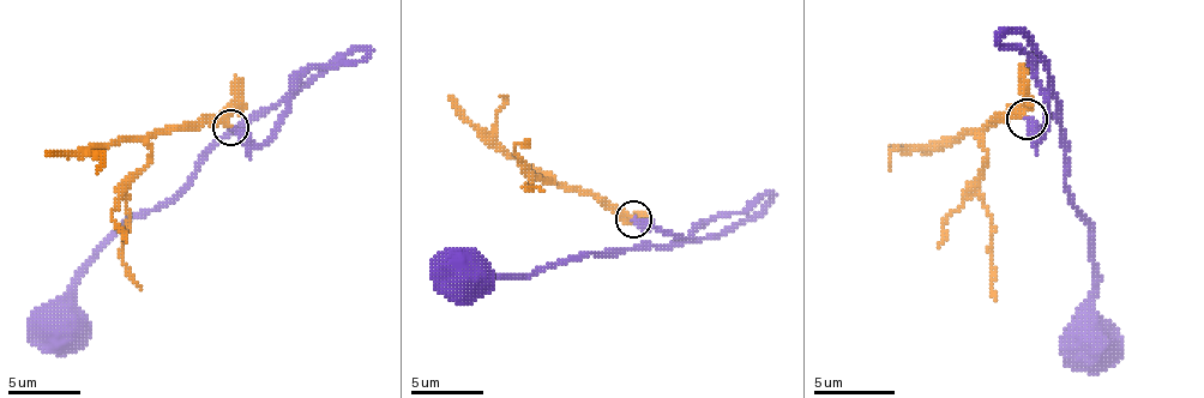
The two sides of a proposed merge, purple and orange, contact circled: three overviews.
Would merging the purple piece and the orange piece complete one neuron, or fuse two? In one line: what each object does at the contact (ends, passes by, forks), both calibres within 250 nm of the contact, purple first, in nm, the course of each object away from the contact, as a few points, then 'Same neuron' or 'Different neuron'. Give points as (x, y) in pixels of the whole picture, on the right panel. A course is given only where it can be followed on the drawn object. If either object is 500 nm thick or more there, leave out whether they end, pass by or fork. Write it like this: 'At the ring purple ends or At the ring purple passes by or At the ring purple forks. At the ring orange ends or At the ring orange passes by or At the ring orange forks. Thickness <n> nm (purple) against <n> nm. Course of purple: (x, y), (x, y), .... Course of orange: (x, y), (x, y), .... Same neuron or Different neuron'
At the ring purple ends. At the ring orange ends. Thickness 320 nm (purple) against 180 nm. Course of purple: (1028, 118), (1040, 138), (1052, 89), (1065, 191), (1089, 223), (1093, 337). Course of orange: (1028, 118), (1004, 114), (983, 133), (987, 162), (979, 191), (992, 219), (995, 300). Same neuron

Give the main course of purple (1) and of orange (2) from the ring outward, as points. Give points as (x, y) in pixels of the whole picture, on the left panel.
1: (232, 126), (260, 144), (287, 104), (242, 119), (178, 192), (126, 221), (83, 271), (76, 305), (58, 323)
2: (232, 126), (192, 122), (162, 130), (148, 140), (148, 166), (126, 192), (130, 217), (122, 264), (140, 290)

